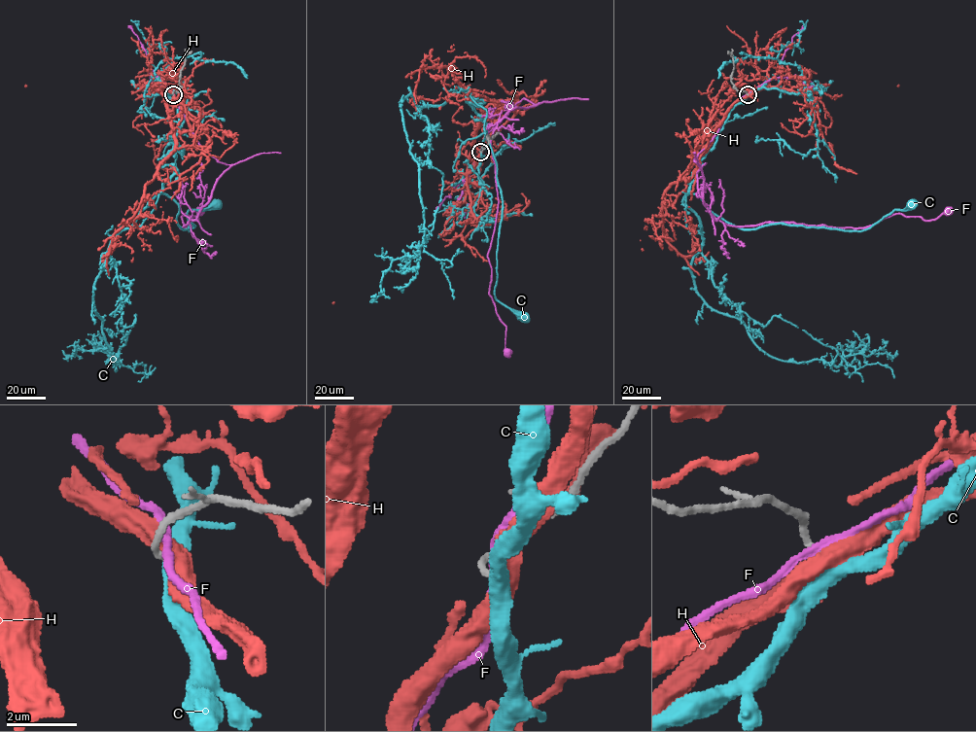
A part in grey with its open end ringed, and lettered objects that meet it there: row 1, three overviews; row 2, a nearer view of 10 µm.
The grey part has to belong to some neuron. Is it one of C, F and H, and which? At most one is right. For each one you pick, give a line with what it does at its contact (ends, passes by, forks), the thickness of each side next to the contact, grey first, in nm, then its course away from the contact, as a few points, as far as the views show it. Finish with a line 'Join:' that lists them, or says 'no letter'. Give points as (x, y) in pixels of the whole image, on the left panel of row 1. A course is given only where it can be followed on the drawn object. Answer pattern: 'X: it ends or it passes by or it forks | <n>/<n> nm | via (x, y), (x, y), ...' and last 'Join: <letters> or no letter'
C: it passes by | 190/440 nm | via (173, 94), (179, 130), (161, 164), (176, 172), (161, 193), (189, 231), (187, 212), (215, 204)
Join: C

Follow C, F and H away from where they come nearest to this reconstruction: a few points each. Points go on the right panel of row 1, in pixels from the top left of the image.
C: (748, 94), (730, 112), (691, 184), (689, 191), (713, 213), (746, 229), (783, 224), (862, 231), (912, 204)
F: (747, 94), (694, 158), (714, 220), (736, 226), (860, 228), (893, 214), (931, 221), (948, 210)
H: (748, 94), (766, 87), (733, 108), (664, 198), (666, 239), (682, 255), (690, 256), (695, 245), (705, 261)

